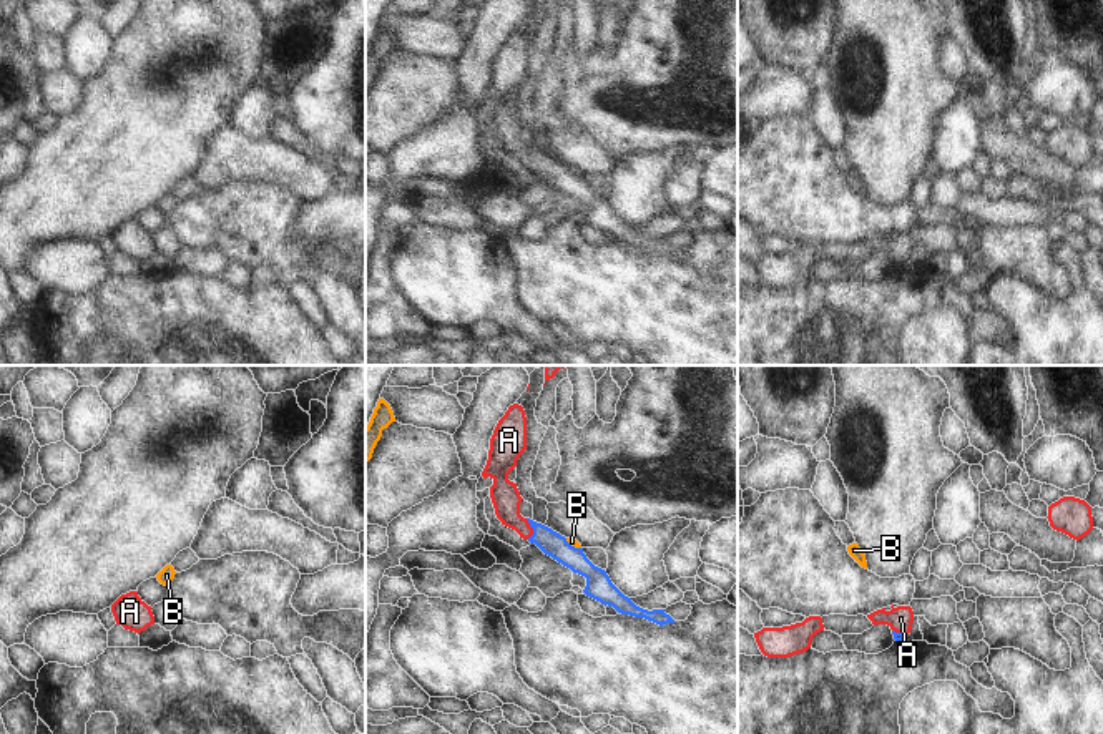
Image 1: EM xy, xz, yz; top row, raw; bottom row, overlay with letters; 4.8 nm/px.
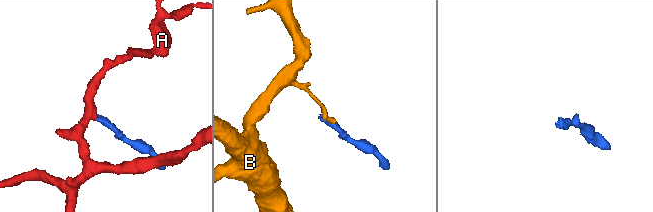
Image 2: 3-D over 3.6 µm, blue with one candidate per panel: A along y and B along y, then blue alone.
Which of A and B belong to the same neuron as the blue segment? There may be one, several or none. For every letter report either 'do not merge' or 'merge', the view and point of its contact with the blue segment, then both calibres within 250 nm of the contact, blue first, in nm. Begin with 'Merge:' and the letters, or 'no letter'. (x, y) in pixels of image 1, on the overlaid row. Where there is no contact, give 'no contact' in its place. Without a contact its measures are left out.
Merge: A
A: merge; contact xz (532, 527); calibres 120 and 140 nm
B: do not merge; contact xz (573, 547); calibres 130 and 40 nm

